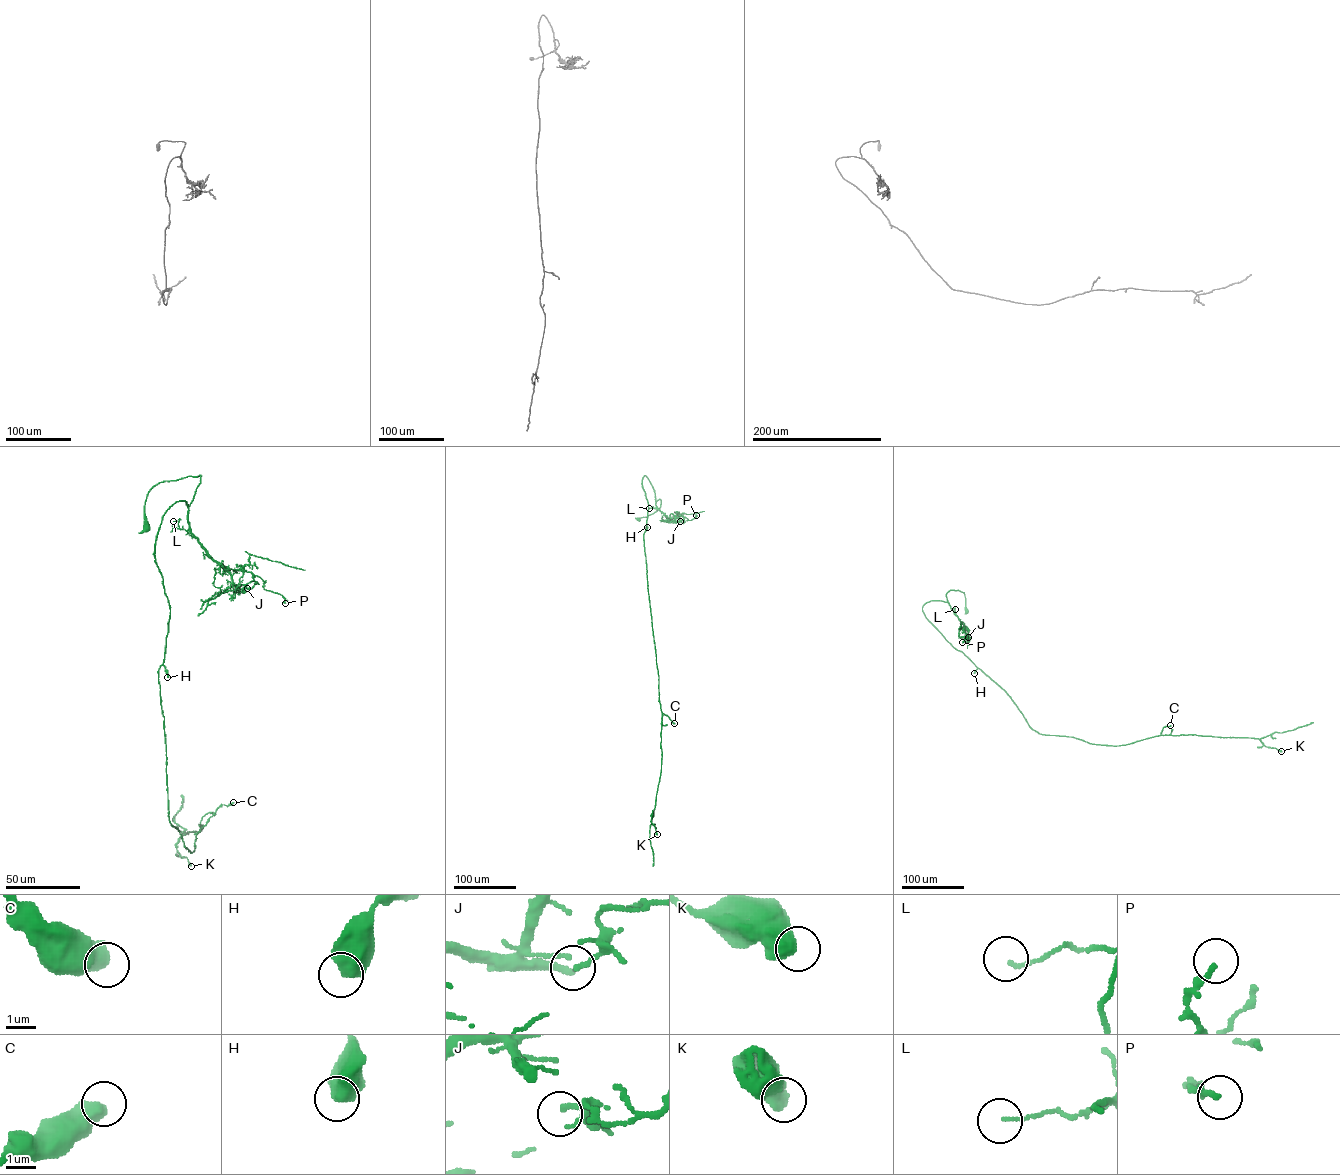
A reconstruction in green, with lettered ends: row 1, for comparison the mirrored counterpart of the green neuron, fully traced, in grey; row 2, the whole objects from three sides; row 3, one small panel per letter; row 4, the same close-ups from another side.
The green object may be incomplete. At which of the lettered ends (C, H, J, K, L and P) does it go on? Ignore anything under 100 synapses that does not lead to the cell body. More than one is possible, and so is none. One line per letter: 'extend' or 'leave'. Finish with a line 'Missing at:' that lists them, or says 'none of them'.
C: leave
H: leave
J: leave
K: leave
L: leave
P: leave
Missing at: none of them

